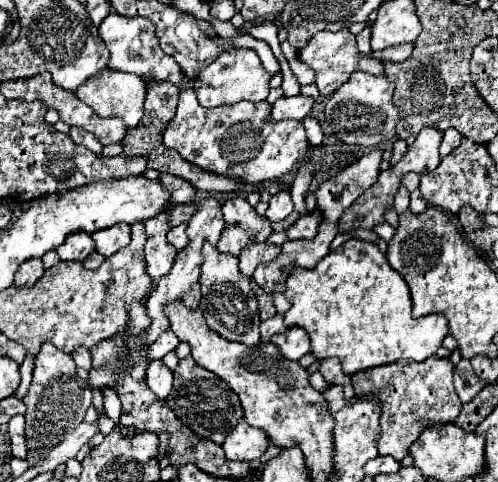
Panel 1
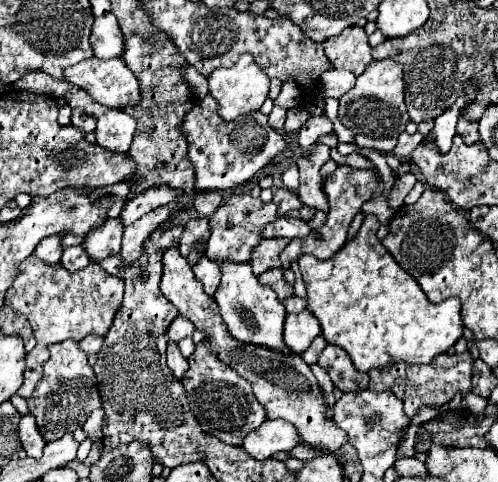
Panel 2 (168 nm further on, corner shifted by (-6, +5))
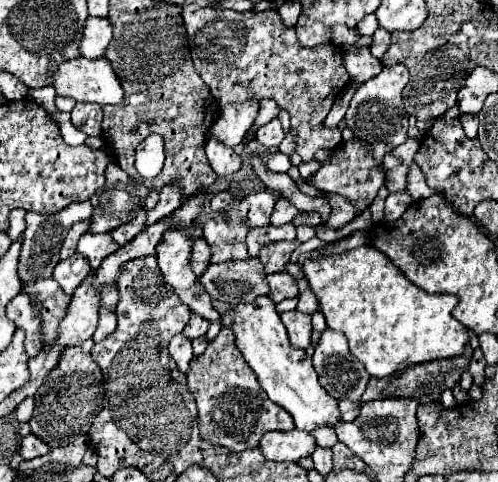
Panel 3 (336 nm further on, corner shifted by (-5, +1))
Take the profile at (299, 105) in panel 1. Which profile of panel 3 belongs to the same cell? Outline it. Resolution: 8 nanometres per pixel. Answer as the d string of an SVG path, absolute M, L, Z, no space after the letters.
M273 118L271 122L267 122L265 126L261 126L257 130L257 140L267 148L277 148L283 138L285 138L285 132L281 128L279 118Z

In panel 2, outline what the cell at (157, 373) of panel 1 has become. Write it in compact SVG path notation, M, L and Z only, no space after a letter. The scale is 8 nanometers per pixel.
M168 342L168 368L174 372L176 378L182 378L188 370L188 358L182 356L176 342Z

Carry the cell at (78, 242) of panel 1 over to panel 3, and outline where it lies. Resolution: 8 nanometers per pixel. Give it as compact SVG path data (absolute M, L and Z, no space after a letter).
M73 254L67 260L61 260L55 270L53 270L53 278L59 282L59 286L67 292L73 294L73 290L91 274L91 266L87 264L87 260L83 260L83 256Z

